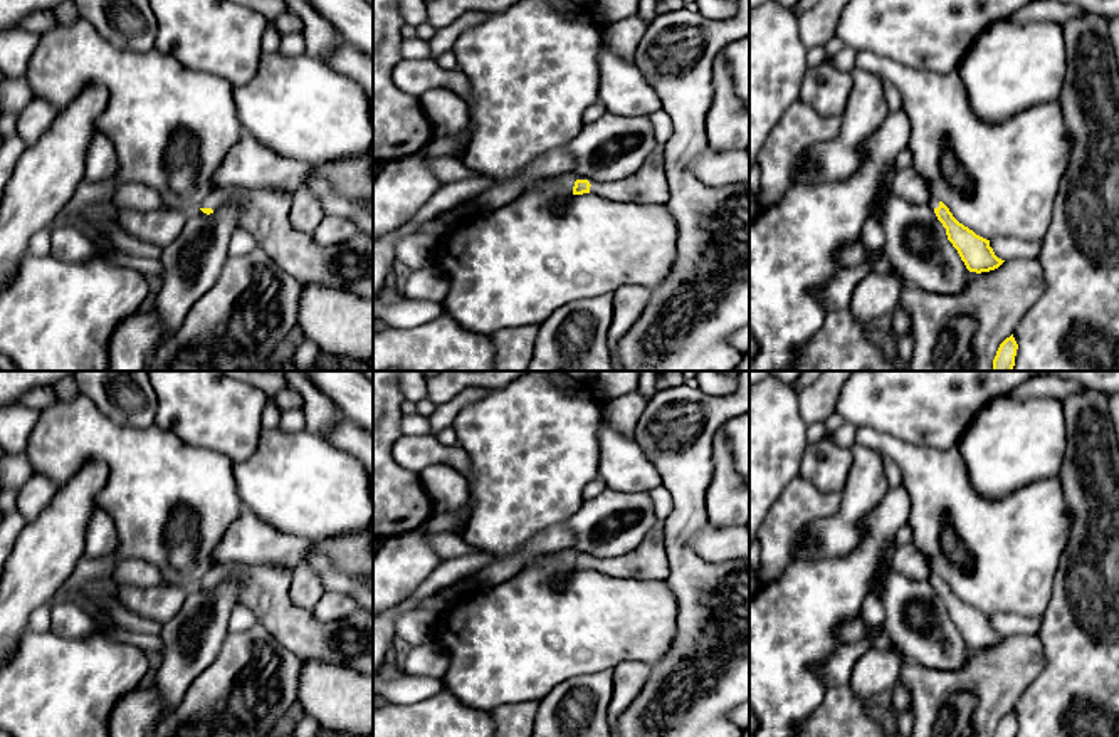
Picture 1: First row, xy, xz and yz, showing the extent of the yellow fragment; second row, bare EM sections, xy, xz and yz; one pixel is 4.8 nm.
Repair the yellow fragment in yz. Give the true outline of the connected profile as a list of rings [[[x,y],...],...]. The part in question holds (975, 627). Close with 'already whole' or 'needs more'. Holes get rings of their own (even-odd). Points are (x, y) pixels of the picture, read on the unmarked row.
[[[943,578],[934,584],[934,589],[946,604],[948,616],[958,626],[969,648],[990,648],[1005,638],[995,631],[990,623],[990,616],[976,611],[973,606],[959,599]]]; already whole

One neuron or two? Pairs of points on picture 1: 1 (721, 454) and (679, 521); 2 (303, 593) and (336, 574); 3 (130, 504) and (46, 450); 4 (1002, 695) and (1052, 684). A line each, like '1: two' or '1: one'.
1: two
2: two
3: one
4: two

